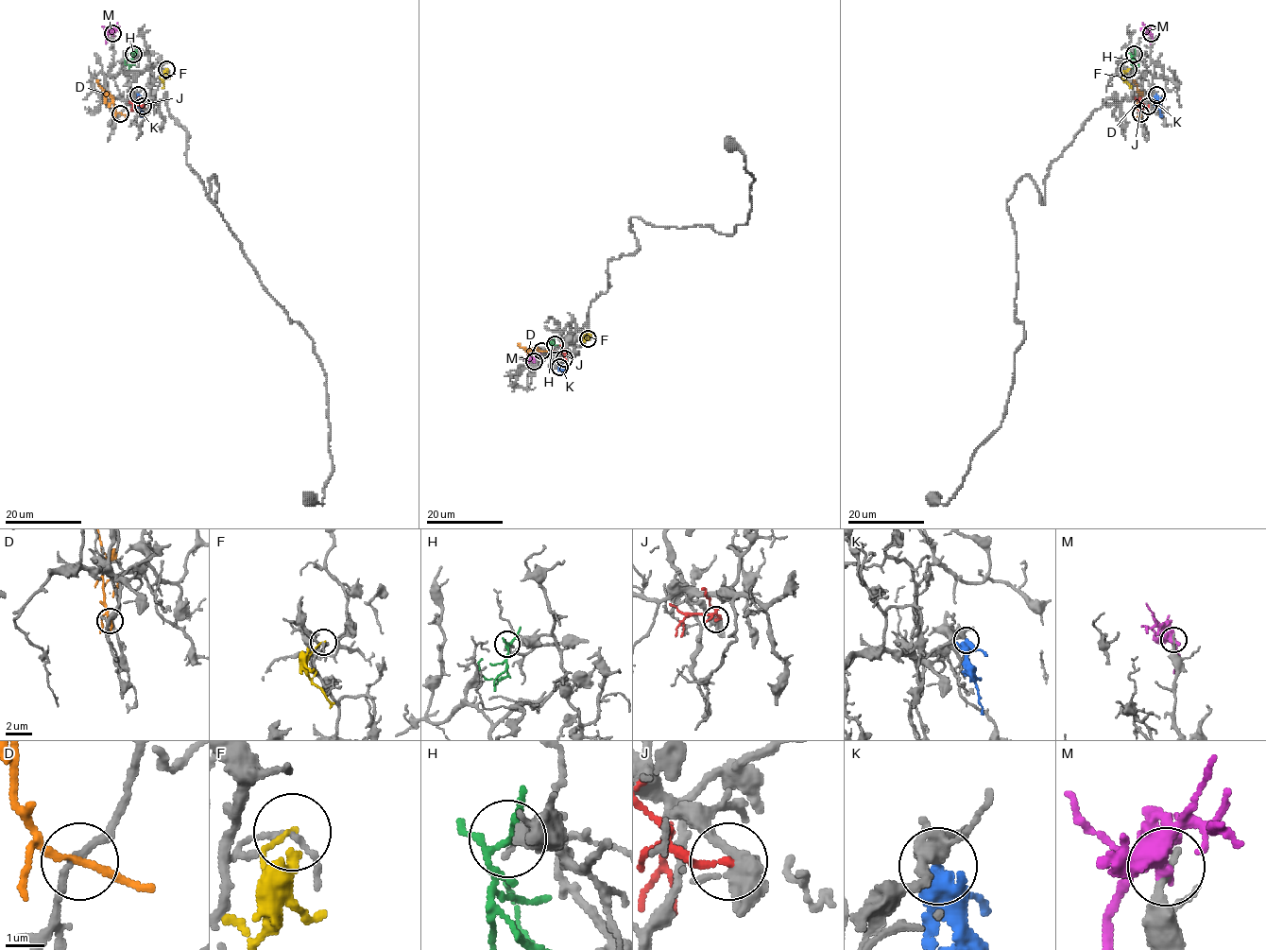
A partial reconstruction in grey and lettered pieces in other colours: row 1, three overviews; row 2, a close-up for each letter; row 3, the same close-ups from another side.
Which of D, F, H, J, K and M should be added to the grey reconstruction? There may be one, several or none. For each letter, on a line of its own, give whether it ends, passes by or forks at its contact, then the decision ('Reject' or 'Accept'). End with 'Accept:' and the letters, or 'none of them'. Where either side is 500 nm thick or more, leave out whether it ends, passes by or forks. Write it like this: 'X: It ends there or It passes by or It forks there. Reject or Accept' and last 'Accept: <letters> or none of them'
D: It passes by. Reject
F: It ends there. Reject
H: It forks there. Reject
J: It ends there. Reject
K: Reject
M: It passes by. Reject
Accept: none of them

